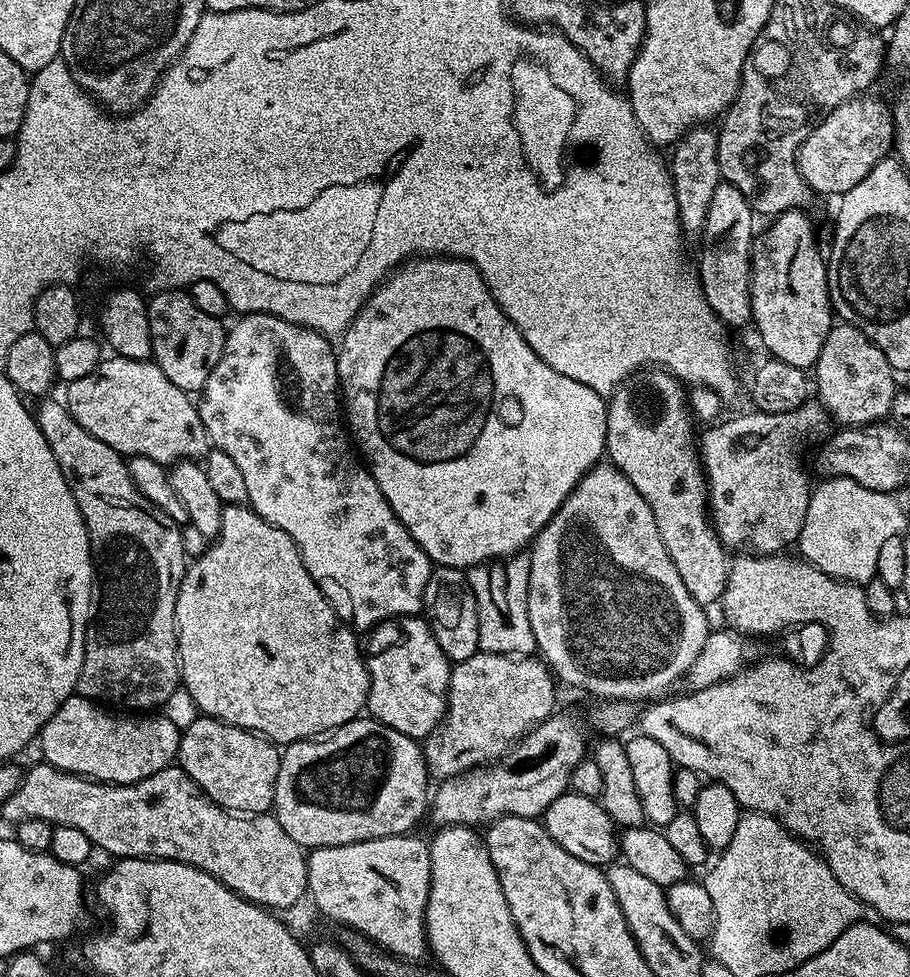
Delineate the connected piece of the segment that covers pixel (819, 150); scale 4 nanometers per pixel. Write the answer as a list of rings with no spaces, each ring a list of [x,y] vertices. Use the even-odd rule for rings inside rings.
[[[872,94],[855,96],[827,113],[802,142],[796,151],[798,174],[813,193],[839,198],[854,190],[854,186],[858,186],[858,182],[862,182],[862,178],[866,178],[866,174],[893,151],[893,134],[891,107],[875,100]]]

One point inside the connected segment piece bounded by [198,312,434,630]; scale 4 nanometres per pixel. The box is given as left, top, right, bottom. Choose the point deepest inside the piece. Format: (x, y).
(271, 403)

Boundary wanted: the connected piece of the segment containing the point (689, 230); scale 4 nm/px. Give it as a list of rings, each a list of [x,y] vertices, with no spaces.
[[[697,126],[685,132],[671,149],[670,171],[672,189],[678,202],[678,218],[680,230],[685,237],[699,237],[706,222],[706,210],[710,210],[710,198],[714,198],[714,190],[722,183],[718,166],[718,132],[712,126]]]

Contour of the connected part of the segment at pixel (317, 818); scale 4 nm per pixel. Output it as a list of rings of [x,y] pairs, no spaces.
[[[357,718],[323,738],[295,740],[280,753],[276,821],[305,850],[413,831],[430,808],[430,777],[421,741],[371,718]]]

